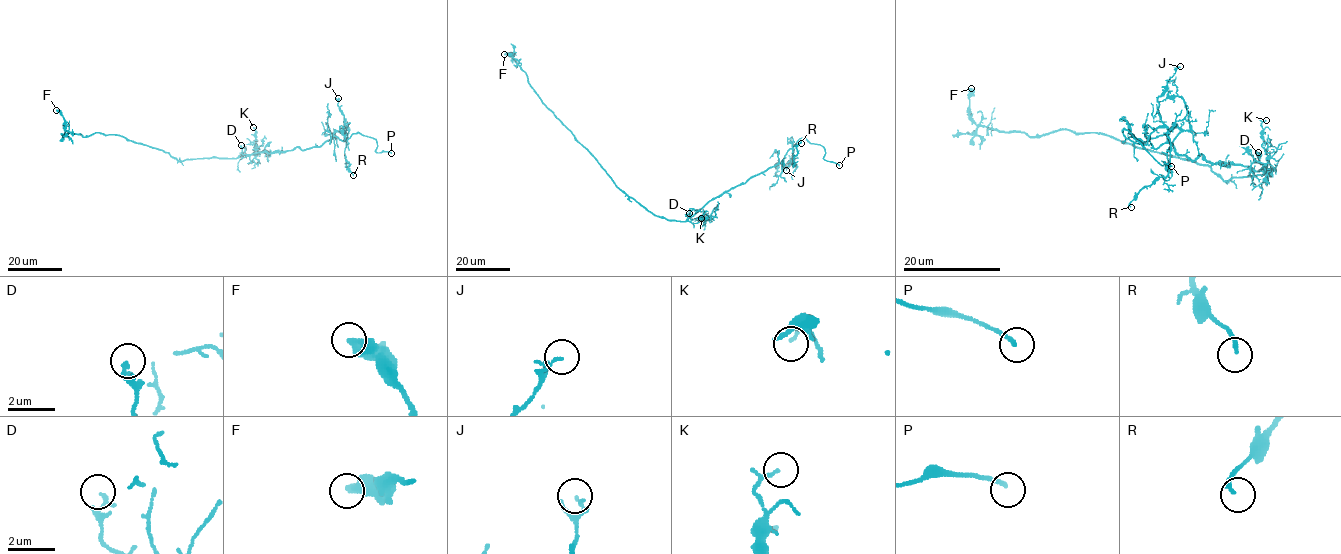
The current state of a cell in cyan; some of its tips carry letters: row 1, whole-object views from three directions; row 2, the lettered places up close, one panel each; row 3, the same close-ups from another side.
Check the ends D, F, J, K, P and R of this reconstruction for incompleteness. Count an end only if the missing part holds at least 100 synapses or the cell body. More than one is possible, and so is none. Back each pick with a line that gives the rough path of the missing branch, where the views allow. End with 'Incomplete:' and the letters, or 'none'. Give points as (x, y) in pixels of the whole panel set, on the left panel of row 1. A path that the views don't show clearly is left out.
Incomplete: P

